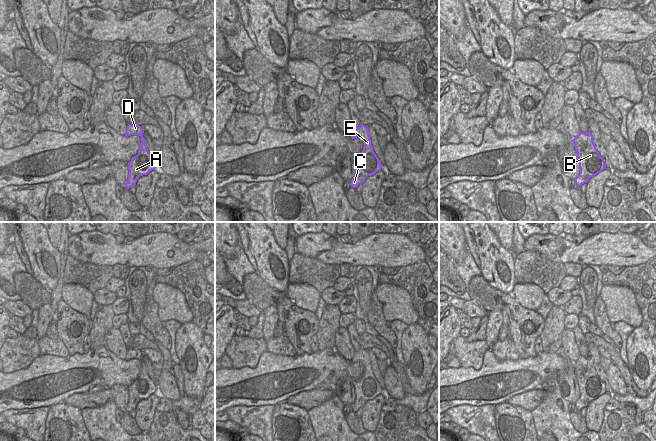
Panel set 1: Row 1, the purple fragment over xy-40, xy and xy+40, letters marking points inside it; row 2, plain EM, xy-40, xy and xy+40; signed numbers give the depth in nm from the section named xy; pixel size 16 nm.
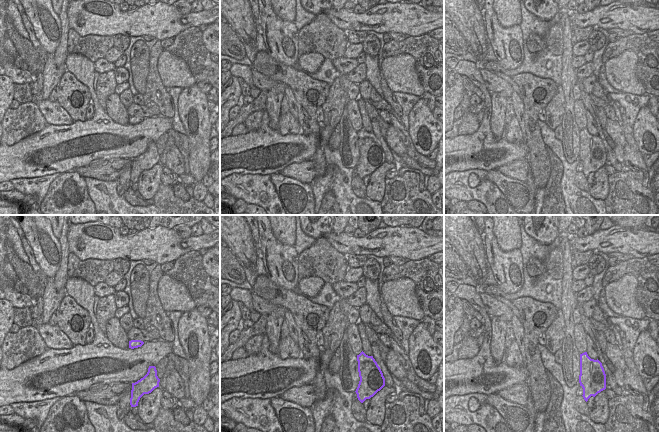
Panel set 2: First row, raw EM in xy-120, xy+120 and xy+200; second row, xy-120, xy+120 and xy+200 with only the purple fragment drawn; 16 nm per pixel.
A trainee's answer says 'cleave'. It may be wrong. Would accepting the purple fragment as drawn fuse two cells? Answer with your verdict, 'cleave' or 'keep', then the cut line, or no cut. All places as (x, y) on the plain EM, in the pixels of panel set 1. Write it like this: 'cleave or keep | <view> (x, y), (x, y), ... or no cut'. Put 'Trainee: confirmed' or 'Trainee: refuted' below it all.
keep | no cut
Trainee: refuted

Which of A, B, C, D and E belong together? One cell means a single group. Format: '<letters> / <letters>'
A B C D E

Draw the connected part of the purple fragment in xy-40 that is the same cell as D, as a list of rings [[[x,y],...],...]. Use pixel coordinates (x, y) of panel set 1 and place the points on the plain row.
[[[128,348],[125,360],[138,359],[141,361],[140,372],[138,378],[128,386],[128,404],[125,408],[126,412],[136,409],[140,400],[147,399],[157,390],[156,383],[149,377],[146,369],[146,364],[143,361],[143,352],[139,349]]]

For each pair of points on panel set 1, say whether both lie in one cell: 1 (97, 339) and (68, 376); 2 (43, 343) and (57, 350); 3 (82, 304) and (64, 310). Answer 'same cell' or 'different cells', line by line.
1: different cells
2: same cell
3: different cells

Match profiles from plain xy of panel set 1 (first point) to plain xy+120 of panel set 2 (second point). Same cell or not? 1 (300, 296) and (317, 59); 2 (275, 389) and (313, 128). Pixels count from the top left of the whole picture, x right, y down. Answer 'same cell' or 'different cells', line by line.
1: same cell
2: different cells

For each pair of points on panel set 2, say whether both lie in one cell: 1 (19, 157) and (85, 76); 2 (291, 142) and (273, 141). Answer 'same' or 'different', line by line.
1: same
2: same

